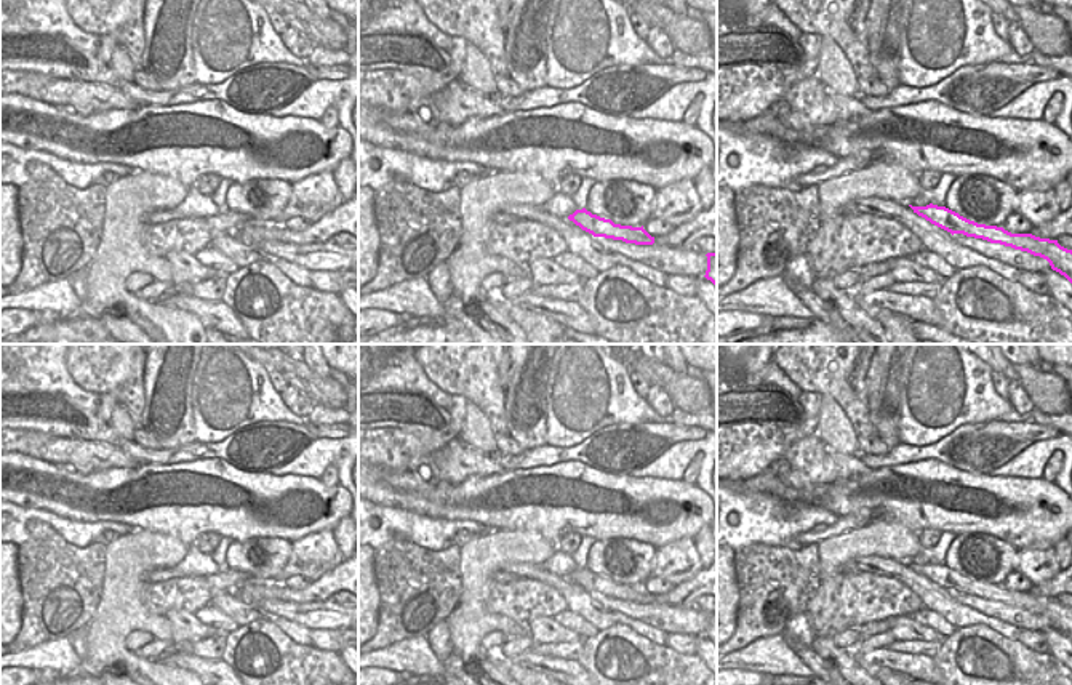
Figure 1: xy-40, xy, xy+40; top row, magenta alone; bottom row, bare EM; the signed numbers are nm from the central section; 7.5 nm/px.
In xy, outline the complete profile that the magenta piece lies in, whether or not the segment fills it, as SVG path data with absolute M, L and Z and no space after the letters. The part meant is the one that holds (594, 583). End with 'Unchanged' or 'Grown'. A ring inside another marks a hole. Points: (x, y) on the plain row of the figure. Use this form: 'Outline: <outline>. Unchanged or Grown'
Outline: M586 567L576 568L573 573L568 575L576 584L582 589L592 592L594 595L605 595L613 599L622 599L626 602L635 603L653 603L654 595L651 595L643 584L632 586L632 584L621 584L614 583L611 578L600 576L592 573Z. Unchanged.

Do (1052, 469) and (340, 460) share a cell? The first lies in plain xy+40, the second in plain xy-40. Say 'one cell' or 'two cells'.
two cells

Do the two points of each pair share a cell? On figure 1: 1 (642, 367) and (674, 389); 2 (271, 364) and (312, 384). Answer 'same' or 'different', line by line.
1: same
2: same

